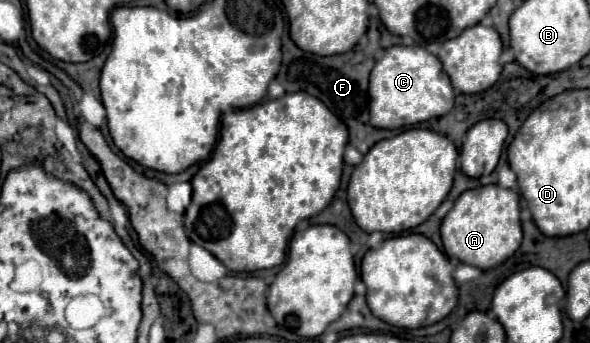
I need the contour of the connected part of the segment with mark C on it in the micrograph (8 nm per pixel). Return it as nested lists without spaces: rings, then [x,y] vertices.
[[[391,46],[373,66],[369,80],[369,112],[375,128],[397,130],[445,116],[455,104],[453,86],[437,56],[421,46]]]

